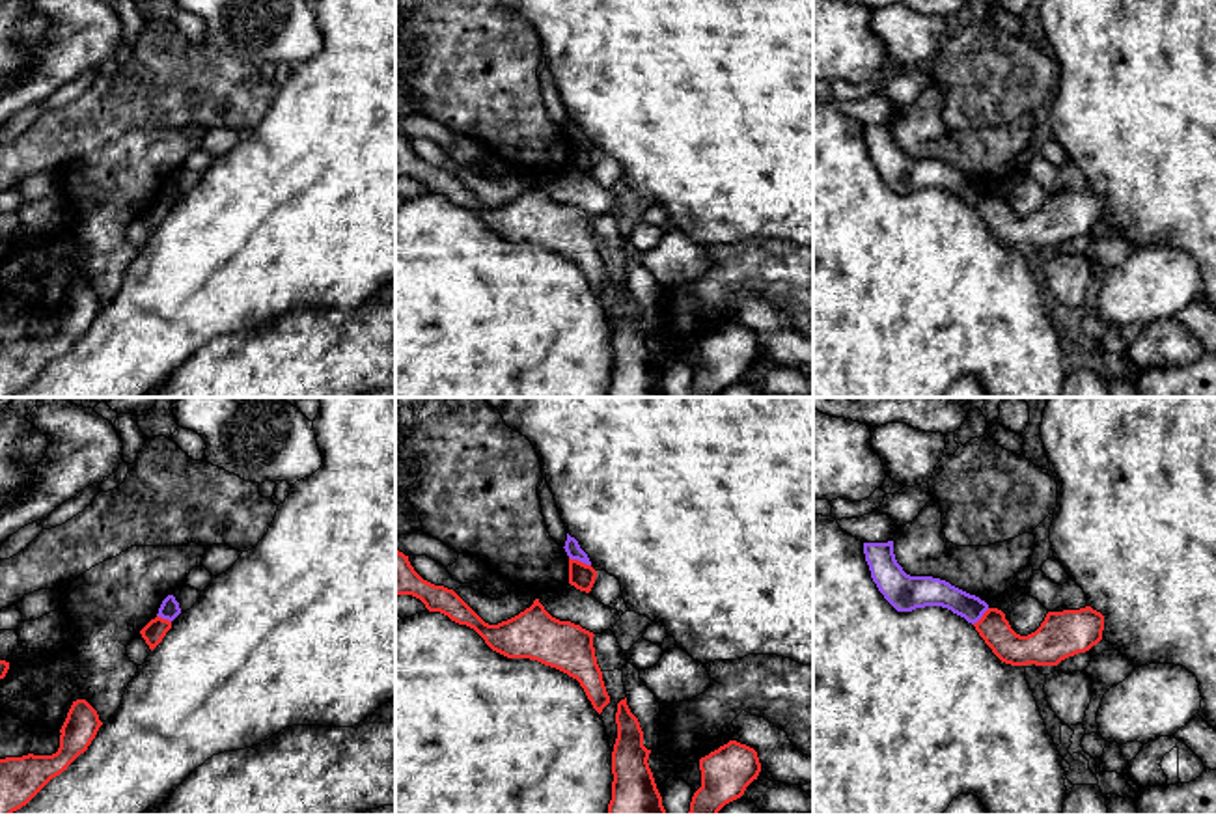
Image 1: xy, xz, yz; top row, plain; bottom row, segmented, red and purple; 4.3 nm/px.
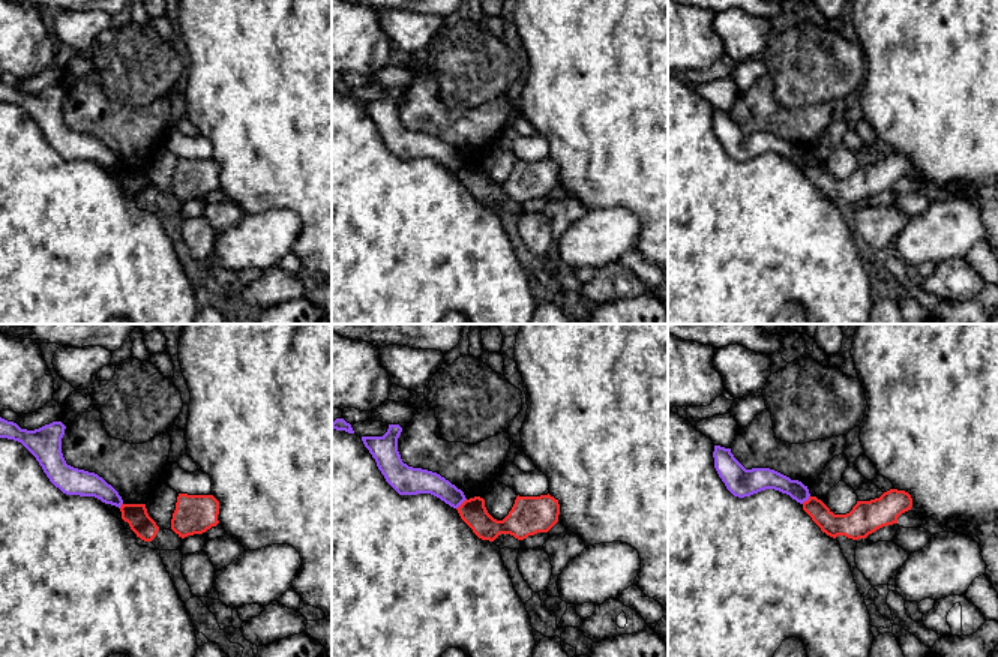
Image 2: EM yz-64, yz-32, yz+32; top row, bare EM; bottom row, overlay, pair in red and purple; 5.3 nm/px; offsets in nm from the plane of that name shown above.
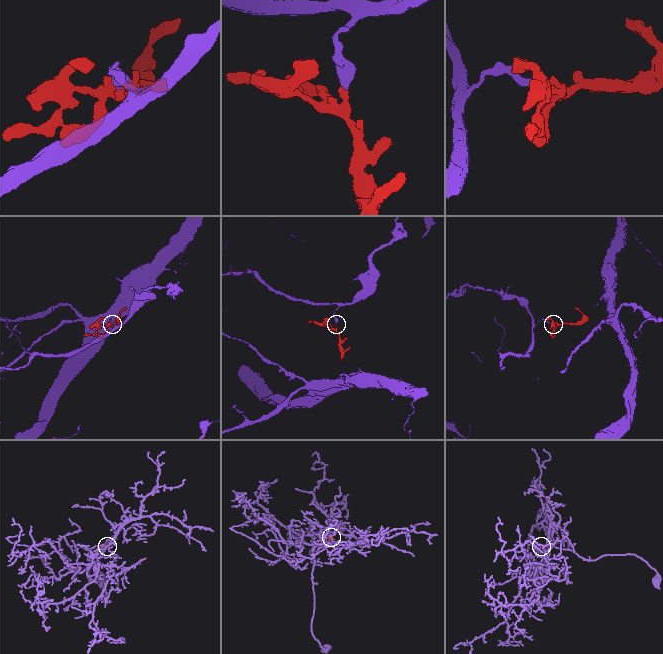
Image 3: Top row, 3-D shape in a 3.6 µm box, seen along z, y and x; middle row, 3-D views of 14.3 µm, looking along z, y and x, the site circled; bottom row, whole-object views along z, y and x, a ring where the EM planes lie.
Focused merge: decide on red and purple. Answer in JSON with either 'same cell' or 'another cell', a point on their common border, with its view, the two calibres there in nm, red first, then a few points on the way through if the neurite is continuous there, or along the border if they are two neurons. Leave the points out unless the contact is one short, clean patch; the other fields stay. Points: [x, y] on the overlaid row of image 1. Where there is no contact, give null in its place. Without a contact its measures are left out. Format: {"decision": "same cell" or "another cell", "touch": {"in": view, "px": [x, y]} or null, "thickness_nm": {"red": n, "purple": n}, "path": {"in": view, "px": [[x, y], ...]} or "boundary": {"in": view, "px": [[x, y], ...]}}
{"decision": "another cell", "touch": {"in": "xz", "px": [580, 562]}, "thickness_nm": {"red": 110, "purple": 70}, "boundary": {"in": "xz", "px": [[569, 556], [590, 566]]}}

